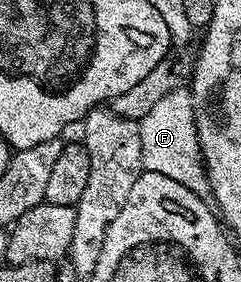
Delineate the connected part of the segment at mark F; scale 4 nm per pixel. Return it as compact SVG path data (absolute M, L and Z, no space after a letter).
M191 90L168 91L166 97L162 97L158 105L154 105L154 109L150 109L150 113L146 113L146 117L139 120L139 125L142 141L140 162L143 170L162 173L162 177L170 177L170 181L178 181L178 185L186 185L190 193L194 193L199 199L207 200L210 195L208 173L204 169L204 158L200 152Z

